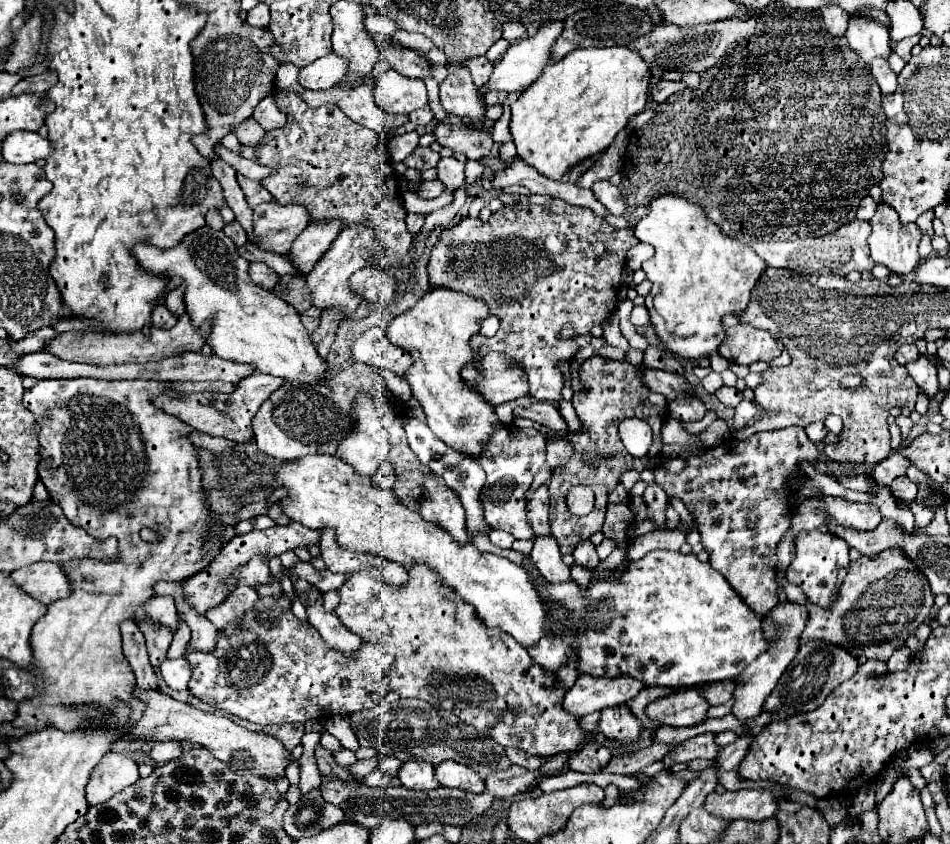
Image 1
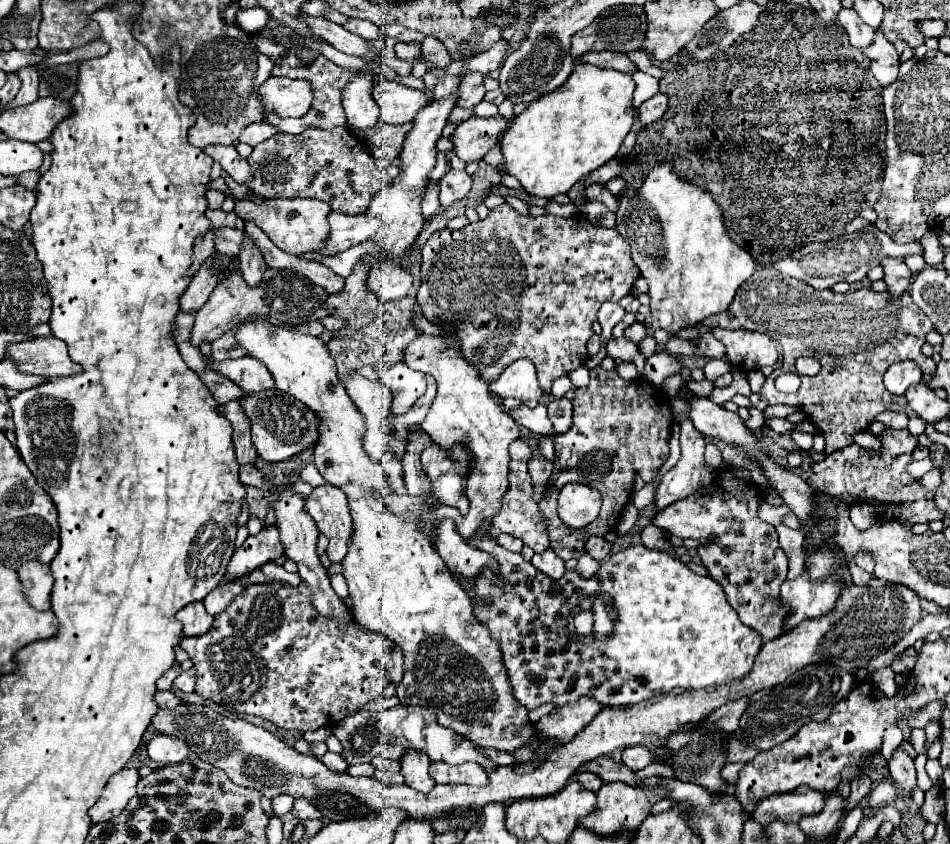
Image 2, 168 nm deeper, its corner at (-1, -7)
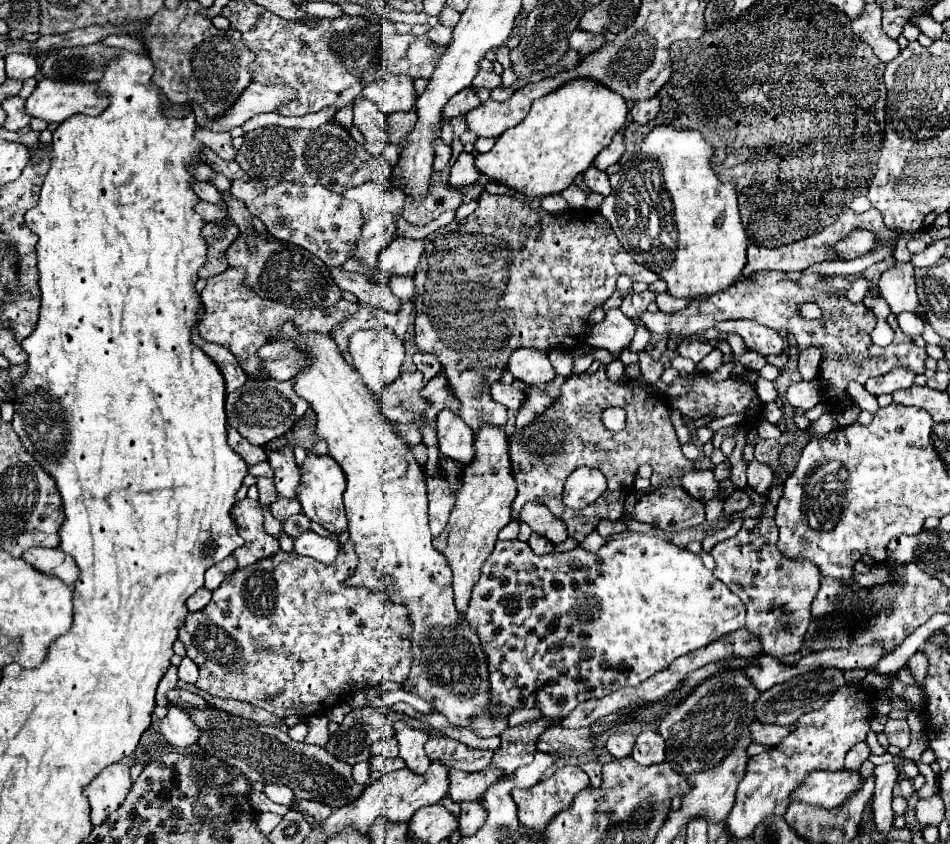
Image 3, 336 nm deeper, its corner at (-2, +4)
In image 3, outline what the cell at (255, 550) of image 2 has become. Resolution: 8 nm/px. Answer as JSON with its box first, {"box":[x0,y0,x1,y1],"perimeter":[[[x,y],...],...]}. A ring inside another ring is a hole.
{"box":[270,499,302,521],"perimeter":[[[278,499],[278,501],[274,501],[272,505],[270,505],[270,513],[274,515],[274,517],[278,517],[280,521],[286,521],[288,517],[292,517],[292,515],[296,515],[296,513],[300,513],[302,511],[302,507],[300,507],[300,503],[298,503],[298,499],[294,499],[294,501],[290,501],[290,499]]]}

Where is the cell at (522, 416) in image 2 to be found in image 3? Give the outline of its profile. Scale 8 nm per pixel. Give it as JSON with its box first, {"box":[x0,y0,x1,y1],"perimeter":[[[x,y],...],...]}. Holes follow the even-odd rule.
{"box":[492,383,528,411],"perimeter":[[[502,383],[492,385],[492,397],[494,397],[494,401],[502,403],[510,411],[520,411],[528,399],[528,395],[524,391],[518,391],[512,385],[502,385]]]}

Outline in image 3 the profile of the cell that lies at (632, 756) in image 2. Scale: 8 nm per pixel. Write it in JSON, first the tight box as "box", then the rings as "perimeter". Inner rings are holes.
{"box":[630,729,664,765],"perimeter":[[[652,729],[640,733],[636,737],[636,743],[634,743],[634,749],[632,749],[630,757],[634,761],[638,761],[640,765],[662,763],[664,761],[664,739]]]}

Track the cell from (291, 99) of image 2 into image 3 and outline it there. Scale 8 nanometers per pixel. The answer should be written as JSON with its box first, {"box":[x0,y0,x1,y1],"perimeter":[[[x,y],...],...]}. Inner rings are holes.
{"box":[192,81,296,131],"perimeter":[[[254,81],[248,89],[244,89],[244,93],[234,103],[234,107],[228,109],[216,121],[208,121],[198,103],[194,103],[192,109],[196,113],[196,123],[200,127],[210,131],[230,131],[232,127],[242,125],[244,121],[248,121],[258,113],[276,111],[282,105],[288,105],[288,101],[294,101],[294,97],[296,89],[288,89],[288,85],[260,85]]]}

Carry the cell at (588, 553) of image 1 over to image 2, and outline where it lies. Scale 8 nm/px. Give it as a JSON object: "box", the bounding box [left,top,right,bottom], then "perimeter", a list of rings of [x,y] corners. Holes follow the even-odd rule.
{"box":[585,536,613,560],"perimeter":[[[589,536],[587,544],[585,544],[585,550],[591,556],[595,556],[595,560],[603,560],[611,552],[611,548],[613,548],[613,544],[607,542],[603,536]]]}

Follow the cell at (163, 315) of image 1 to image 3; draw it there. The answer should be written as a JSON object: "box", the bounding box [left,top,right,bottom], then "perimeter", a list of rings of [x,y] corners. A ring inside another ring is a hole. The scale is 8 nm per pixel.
{"box":[192,327,246,393],"perimeter":[[[196,327],[192,329],[192,345],[200,347],[200,349],[218,365],[220,373],[222,373],[224,379],[226,379],[226,391],[228,391],[228,393],[234,391],[234,389],[238,389],[238,387],[242,387],[242,385],[246,383],[246,373],[240,369],[236,357],[234,357],[228,349],[204,341],[204,339],[200,337],[200,333],[198,333]]]}

